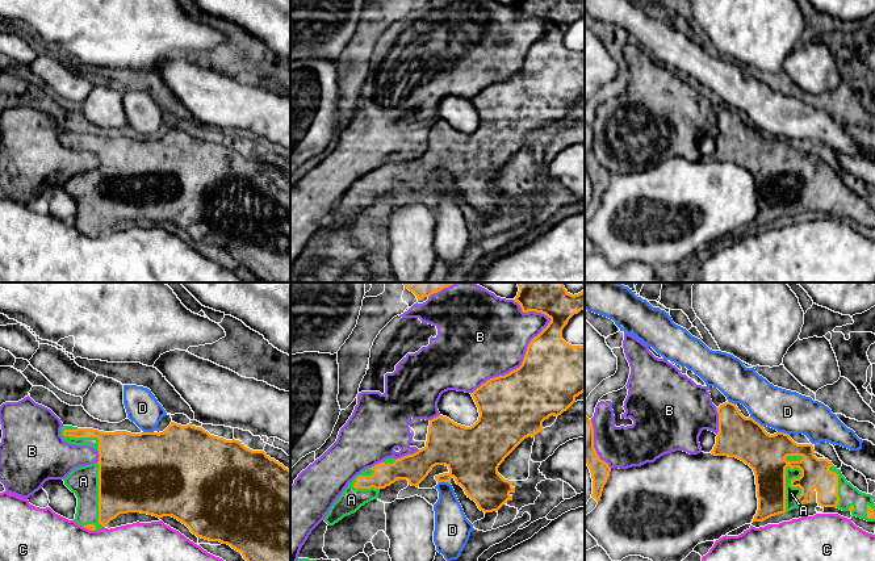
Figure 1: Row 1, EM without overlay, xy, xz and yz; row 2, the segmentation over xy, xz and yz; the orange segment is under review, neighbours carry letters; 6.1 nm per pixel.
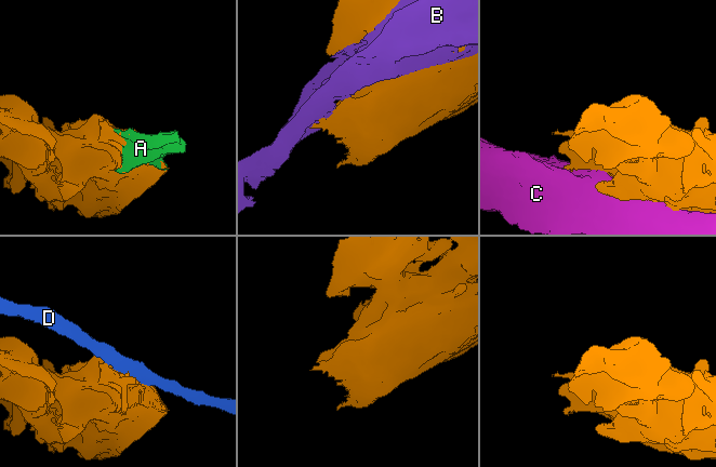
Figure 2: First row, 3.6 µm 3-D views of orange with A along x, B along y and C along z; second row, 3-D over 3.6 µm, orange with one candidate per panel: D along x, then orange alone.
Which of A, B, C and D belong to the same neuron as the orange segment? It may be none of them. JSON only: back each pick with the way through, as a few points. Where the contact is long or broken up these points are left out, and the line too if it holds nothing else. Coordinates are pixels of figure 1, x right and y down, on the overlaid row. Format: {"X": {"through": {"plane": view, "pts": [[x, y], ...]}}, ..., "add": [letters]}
{"add": ["A"]}

